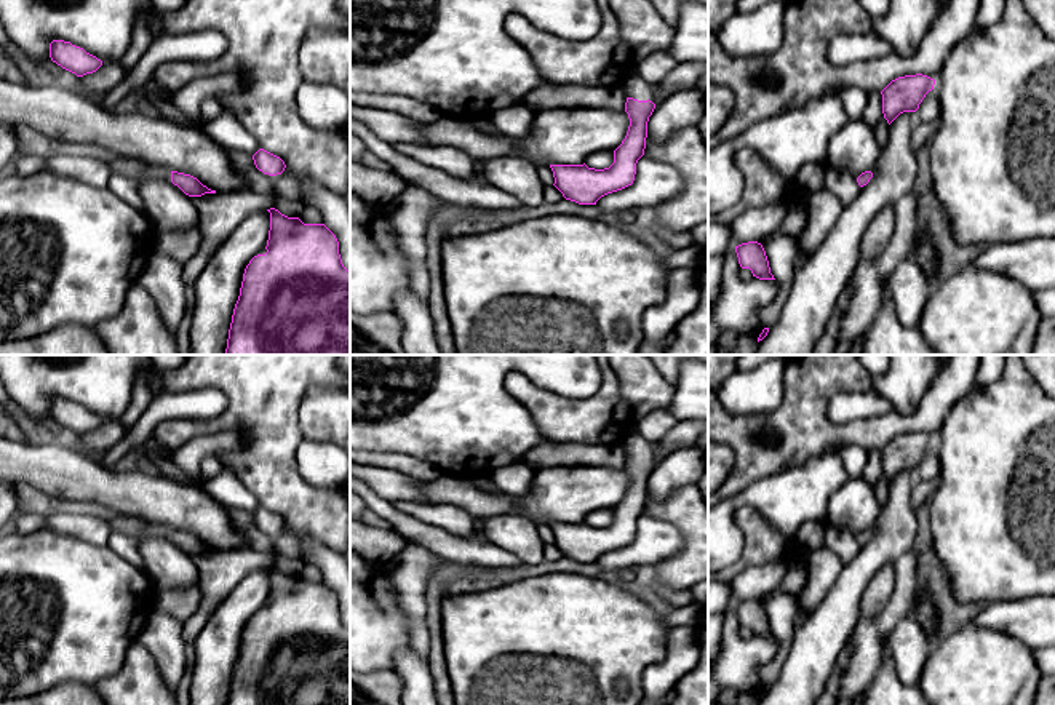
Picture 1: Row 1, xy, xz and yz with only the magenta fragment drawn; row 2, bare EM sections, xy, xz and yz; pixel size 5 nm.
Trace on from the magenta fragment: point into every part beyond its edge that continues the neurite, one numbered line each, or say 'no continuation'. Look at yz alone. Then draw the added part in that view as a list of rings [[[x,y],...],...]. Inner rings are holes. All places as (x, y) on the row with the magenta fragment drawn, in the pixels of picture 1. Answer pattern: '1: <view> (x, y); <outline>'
no continuation

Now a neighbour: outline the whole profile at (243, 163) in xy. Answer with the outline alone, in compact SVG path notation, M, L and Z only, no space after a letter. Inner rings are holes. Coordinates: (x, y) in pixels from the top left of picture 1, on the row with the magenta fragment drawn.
M227 150L227 153L235 169L249 181L249 190L257 193L270 193L273 190L273 176L259 171L251 155L238 150Z

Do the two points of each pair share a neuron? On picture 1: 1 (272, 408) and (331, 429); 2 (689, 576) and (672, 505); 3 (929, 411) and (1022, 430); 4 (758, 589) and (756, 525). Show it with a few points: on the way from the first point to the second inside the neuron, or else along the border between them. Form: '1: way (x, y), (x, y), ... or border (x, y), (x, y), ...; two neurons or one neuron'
1: border (317, 384), (306, 390), (299, 408), (302, 438); two neurons
2: way (691, 558), (689, 523); one neuron
3: border (974, 387), (953, 406), (934, 437); two neurons
4: border (785, 558), (761, 566), (747, 566), (728, 582); two neurons

